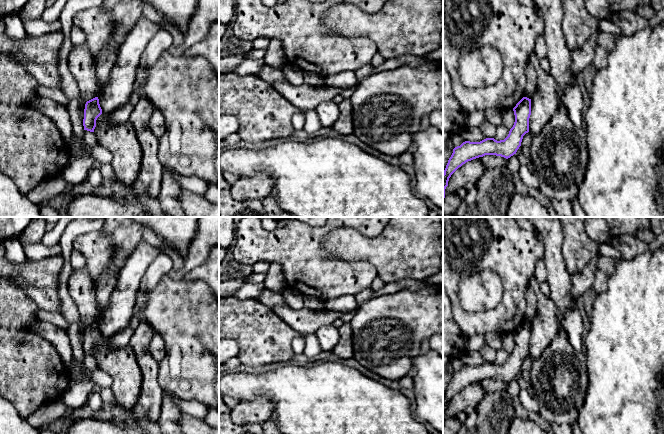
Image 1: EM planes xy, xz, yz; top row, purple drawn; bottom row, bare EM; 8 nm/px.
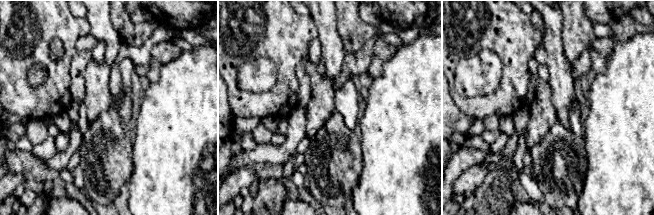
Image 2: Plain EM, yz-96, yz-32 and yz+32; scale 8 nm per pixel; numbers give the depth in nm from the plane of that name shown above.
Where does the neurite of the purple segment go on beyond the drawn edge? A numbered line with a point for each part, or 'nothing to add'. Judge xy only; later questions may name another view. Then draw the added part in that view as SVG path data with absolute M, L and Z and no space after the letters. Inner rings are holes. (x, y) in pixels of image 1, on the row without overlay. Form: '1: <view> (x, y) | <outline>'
nothing to add

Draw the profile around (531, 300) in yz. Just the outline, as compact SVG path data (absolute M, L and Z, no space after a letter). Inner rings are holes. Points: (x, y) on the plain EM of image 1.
M528 286L526 289L526 309L524 321L531 323L536 314L537 298L533 290Z

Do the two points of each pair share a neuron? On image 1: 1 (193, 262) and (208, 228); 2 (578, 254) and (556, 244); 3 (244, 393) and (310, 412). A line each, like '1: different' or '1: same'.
1: same
2: different
3: same

